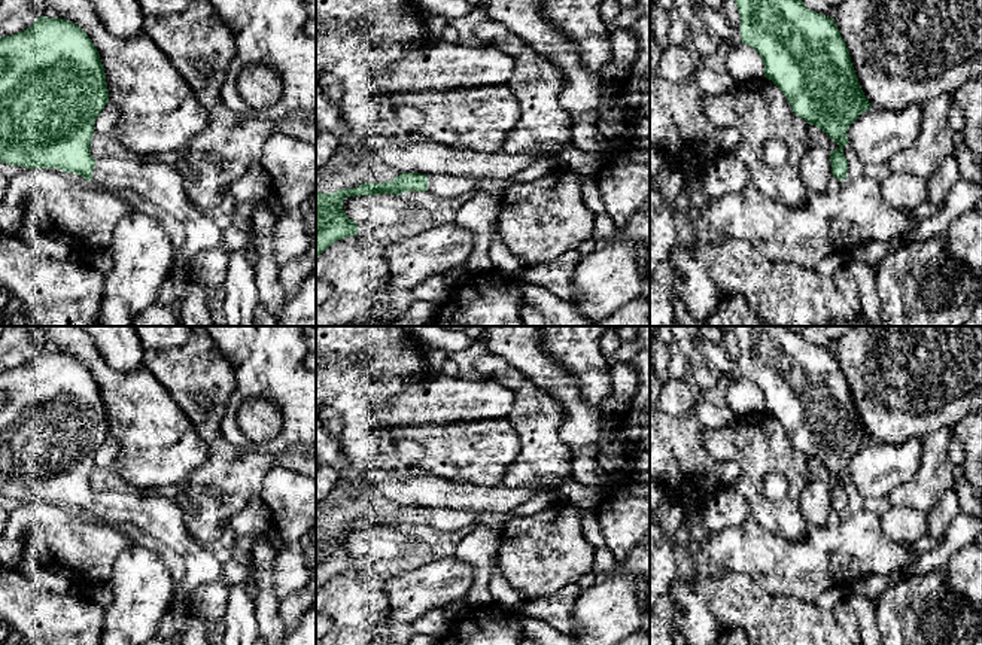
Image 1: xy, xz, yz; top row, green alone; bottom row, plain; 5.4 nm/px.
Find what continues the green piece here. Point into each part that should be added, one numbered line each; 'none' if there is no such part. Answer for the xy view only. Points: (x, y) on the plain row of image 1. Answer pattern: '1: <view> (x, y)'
1: xy (163, 519)

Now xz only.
1: xz (444, 519)

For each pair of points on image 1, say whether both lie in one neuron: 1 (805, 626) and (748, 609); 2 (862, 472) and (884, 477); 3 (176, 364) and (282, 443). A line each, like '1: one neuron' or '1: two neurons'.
1: one neuron
2: one neuron
3: two neurons

